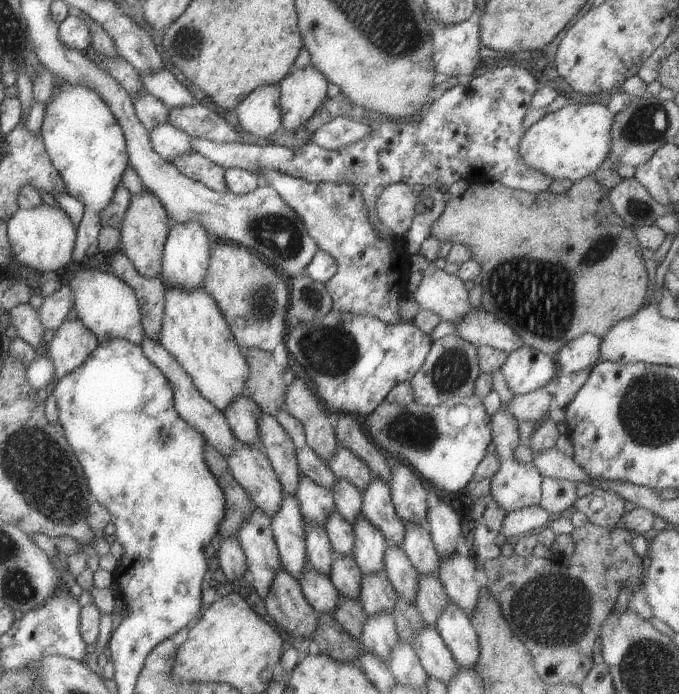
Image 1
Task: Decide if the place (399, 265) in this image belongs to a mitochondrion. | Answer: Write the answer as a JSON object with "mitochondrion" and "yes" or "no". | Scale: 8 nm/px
{"mitochondrion":"no"}

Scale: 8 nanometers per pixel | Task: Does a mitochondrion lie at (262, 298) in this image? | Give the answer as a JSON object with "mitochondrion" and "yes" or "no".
{"mitochondrion":"yes"}

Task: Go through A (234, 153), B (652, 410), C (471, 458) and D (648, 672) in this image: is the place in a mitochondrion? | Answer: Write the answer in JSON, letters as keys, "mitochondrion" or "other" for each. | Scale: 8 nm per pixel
{"A":"other","B":"mitochondrion","C":"other","D":"mitochondrion"}

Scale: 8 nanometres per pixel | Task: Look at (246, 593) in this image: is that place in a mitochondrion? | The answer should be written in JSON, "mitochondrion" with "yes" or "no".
{"mitochondrion":"no"}

